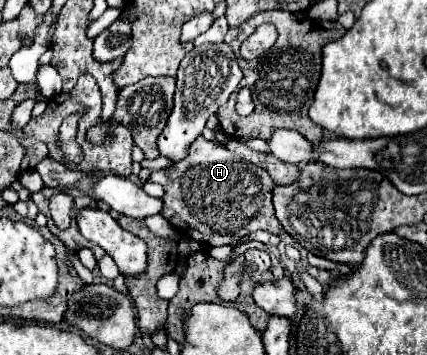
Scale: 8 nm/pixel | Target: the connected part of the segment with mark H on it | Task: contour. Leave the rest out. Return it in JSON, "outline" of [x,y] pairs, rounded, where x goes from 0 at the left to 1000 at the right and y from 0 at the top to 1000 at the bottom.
{"outline":[[[459,389],[436,439],[436,468],[422,468],[412,482],[398,468],[356,485],[347,507],[379,518],[389,535],[379,608],[412,648],[487,693],[525,693],[600,648],[637,659],[656,659],[660,648],[637,586],[637,535],[646,518],[628,485],[557,445],[506,394]]]}

